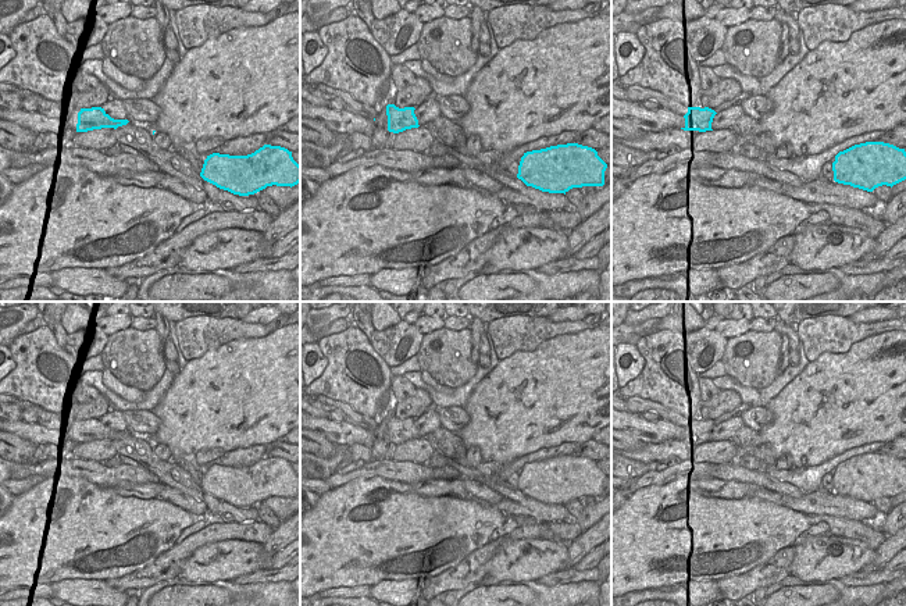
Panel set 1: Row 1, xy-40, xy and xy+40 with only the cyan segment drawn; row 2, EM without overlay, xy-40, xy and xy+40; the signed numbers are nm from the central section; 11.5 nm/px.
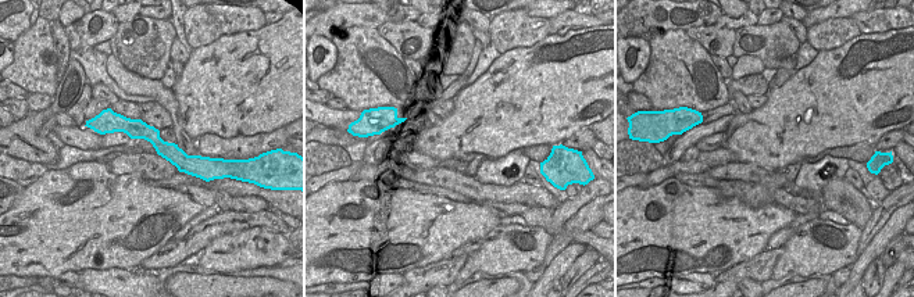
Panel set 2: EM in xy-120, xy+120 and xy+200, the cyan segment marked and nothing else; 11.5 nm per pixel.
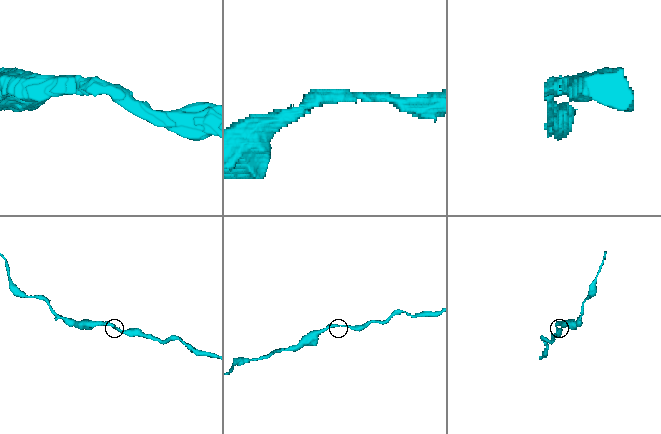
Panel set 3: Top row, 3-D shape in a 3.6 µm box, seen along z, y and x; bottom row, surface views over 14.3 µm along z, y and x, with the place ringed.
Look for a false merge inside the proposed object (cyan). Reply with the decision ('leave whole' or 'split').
leave whole

